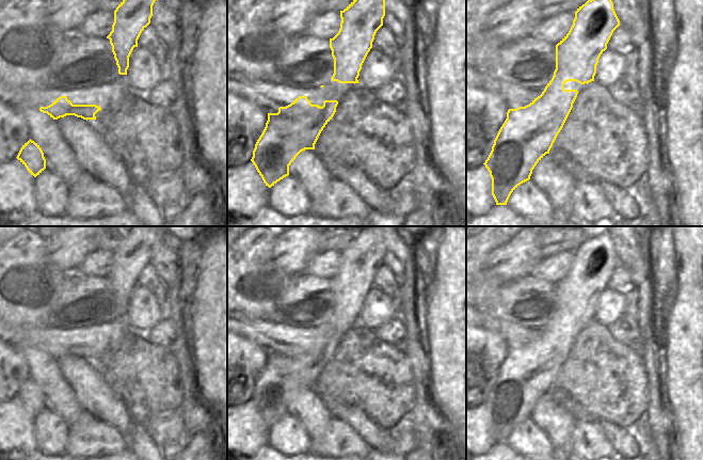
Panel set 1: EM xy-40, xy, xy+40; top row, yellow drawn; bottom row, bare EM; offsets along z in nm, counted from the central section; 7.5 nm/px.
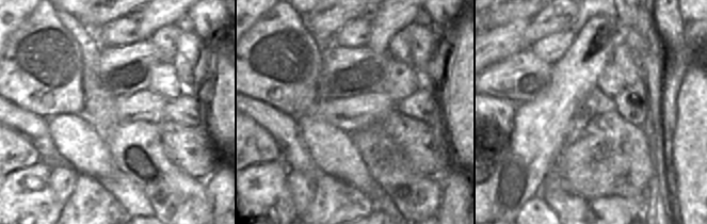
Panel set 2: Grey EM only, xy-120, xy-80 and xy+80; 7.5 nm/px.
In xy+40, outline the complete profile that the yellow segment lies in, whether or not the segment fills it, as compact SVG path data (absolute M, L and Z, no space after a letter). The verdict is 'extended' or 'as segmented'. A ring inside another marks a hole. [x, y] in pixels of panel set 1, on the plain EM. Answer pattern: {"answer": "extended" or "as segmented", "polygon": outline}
{"answer": "as segmented", "polygon": "M607 231L577 248L569 272L556 284L556 308L552 319L529 344L508 349L507 358L483 402L492 417L492 434L496 444L507 444L511 432L530 418L537 402L549 393L578 333L577 329L564 329L563 323L568 320L580 323L594 320L598 298L619 265L620 259Z"}

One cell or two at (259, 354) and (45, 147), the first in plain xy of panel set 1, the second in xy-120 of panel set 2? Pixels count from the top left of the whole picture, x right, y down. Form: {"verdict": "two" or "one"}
{"verdict": "two"}

